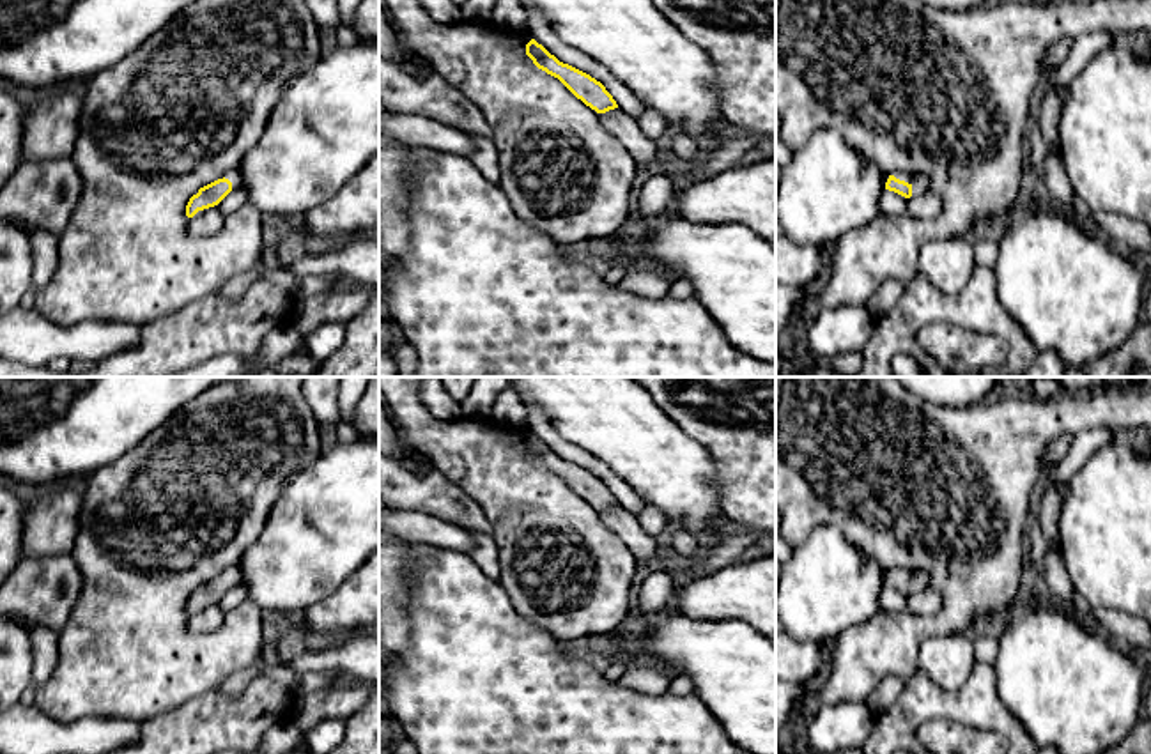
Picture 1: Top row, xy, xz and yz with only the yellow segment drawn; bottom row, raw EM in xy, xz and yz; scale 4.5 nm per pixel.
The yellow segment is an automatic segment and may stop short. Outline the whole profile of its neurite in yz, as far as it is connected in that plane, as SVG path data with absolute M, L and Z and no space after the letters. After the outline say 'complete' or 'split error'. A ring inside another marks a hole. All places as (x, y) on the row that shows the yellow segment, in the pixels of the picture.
M894 173L889 175L885 189L894 191L905 198L910 198L912 195L917 196L921 193L926 193L928 182L930 179L926 175Z; split error

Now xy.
M236 168L193 195L186 205L186 216L193 218L198 211L218 205L232 189L241 188L241 172Z; split error

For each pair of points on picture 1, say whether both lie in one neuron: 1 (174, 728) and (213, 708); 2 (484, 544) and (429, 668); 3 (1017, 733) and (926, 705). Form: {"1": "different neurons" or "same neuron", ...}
{"1": "same neuron", "2": "different neurons", "3": "same neuron"}

